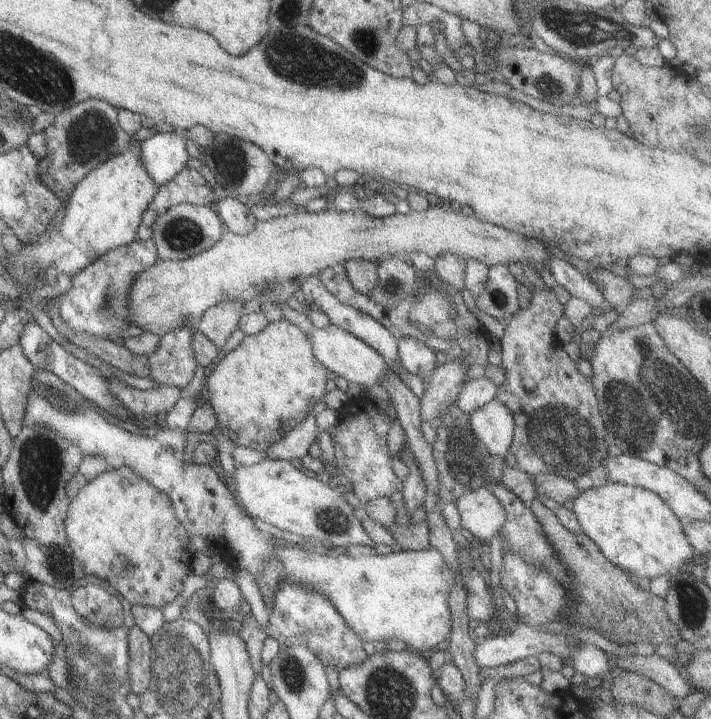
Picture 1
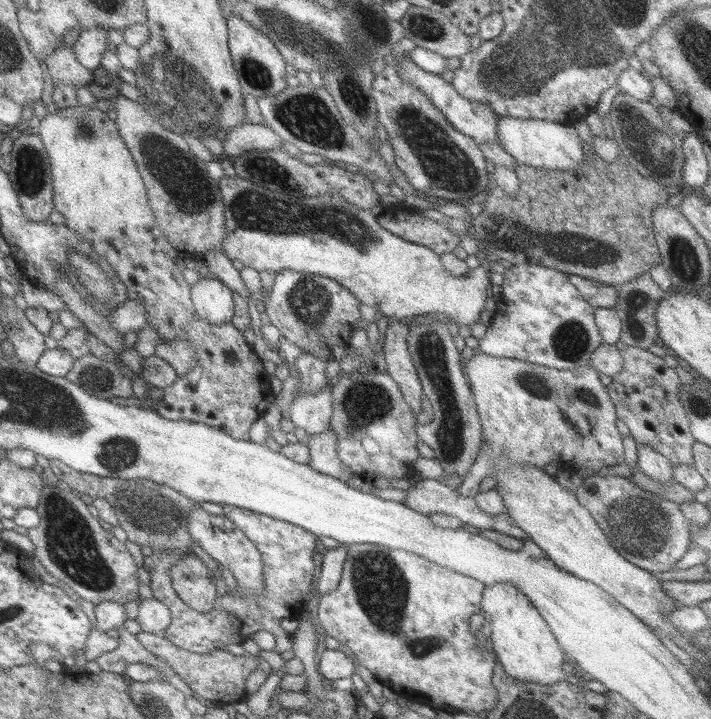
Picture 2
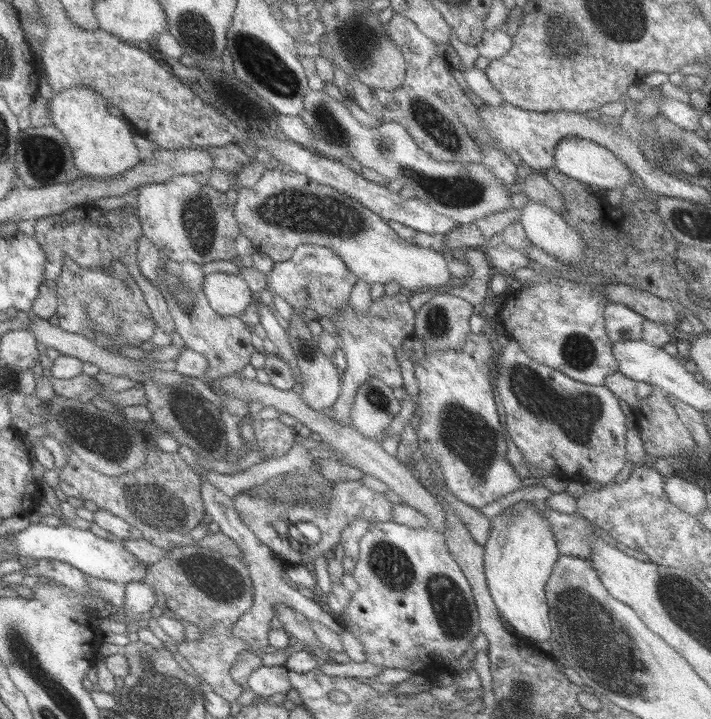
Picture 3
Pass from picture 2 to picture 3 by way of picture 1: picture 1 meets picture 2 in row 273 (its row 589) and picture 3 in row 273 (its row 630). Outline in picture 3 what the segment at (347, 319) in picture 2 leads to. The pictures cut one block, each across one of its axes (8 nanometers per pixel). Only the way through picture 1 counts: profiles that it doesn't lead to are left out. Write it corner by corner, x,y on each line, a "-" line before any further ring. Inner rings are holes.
302,244
296,246
291,256
283,262
274,262
266,274
266,289
279,295
289,306
309,308
319,318
333,318
348,302
356,278
343,261
324,246

